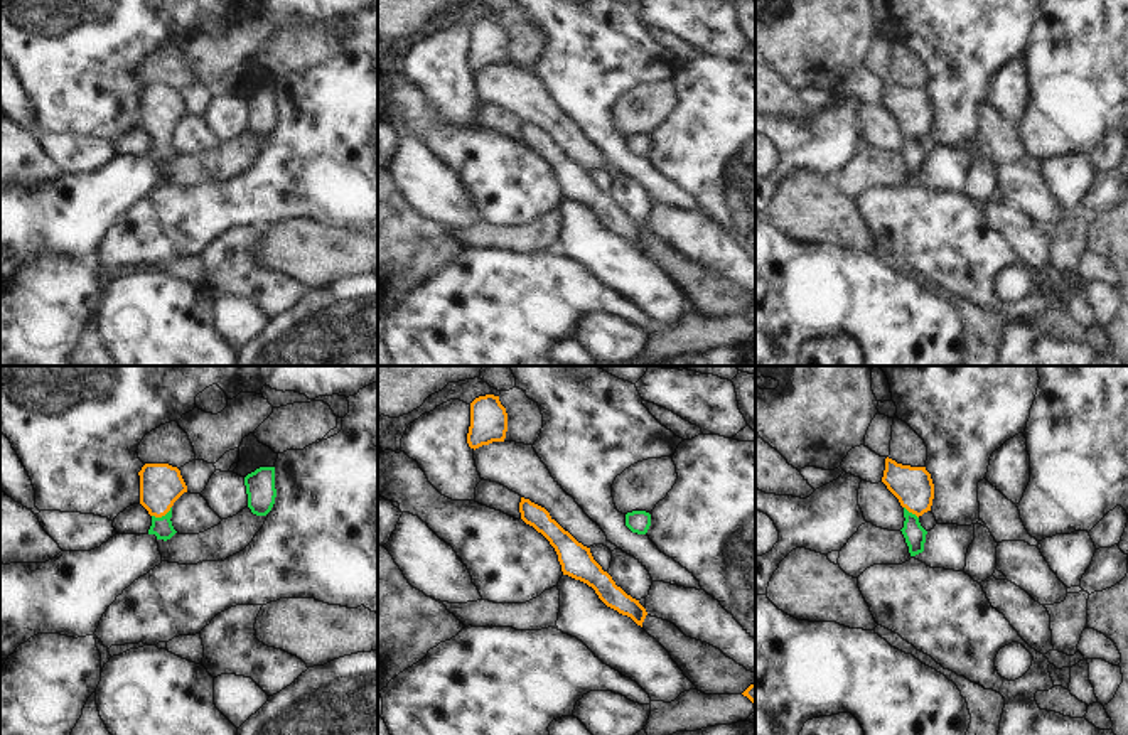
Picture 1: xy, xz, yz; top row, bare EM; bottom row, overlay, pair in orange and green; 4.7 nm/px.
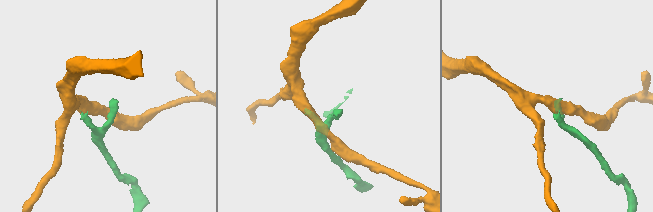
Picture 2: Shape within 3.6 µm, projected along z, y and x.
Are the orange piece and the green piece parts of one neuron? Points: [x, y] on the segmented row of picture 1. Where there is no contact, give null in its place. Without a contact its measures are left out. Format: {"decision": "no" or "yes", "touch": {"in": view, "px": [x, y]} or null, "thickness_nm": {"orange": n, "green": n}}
{"decision": "yes", "touch": {"in": "xy", "px": [162, 515]}, "thickness_nm": {"orange": 200, "green": 100}}

